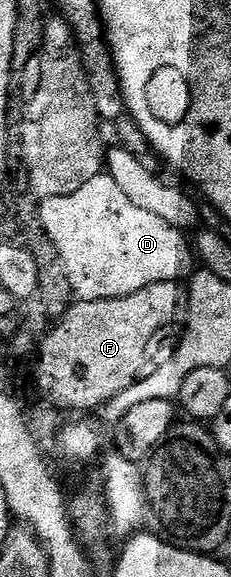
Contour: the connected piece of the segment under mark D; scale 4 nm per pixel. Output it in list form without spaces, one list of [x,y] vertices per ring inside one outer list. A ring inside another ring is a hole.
[[[109,175],[82,183],[74,195],[45,197],[39,206],[42,227],[58,247],[66,279],[70,279],[72,292],[81,301],[134,295],[150,283],[174,281],[181,276],[189,238],[187,241],[181,230],[138,207]]]

